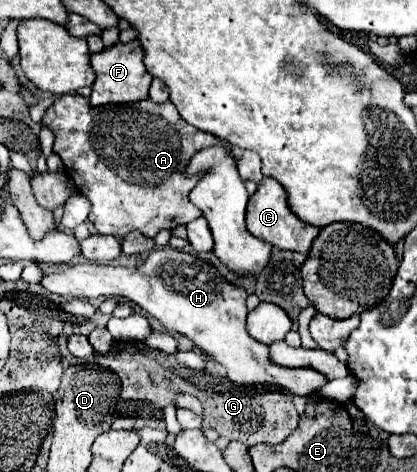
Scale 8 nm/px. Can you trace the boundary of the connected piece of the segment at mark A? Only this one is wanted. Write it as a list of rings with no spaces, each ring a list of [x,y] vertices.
[[[63,94],[45,110],[43,124],[49,126],[55,134],[53,152],[61,156],[65,172],[75,182],[77,190],[85,194],[93,204],[89,222],[97,228],[99,234],[113,234],[117,238],[123,238],[131,230],[155,238],[157,232],[163,228],[173,230],[179,224],[189,224],[191,220],[203,216],[203,212],[189,200],[189,192],[199,178],[185,176],[185,164],[191,162],[193,154],[207,146],[219,144],[231,150],[231,144],[227,140],[221,140],[187,124],[179,116],[175,104],[169,100],[163,104],[155,104],[147,98],[131,104],[107,104],[93,108],[89,100],[79,94]]]

